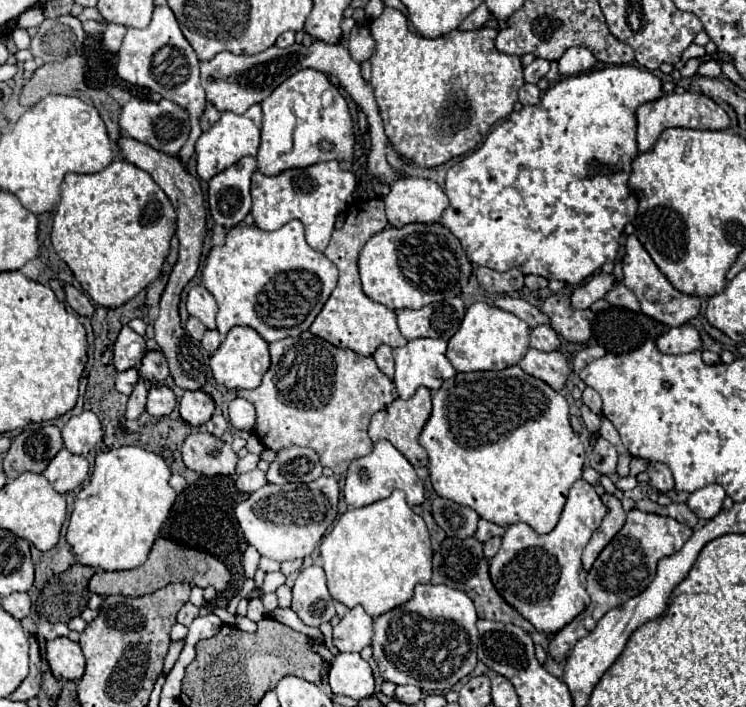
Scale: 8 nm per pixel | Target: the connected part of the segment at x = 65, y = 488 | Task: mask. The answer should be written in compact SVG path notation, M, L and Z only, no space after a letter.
M61 449L53 461L43 471L53 489L61 495L77 489L89 475L89 461L81 455L73 455L67 449Z

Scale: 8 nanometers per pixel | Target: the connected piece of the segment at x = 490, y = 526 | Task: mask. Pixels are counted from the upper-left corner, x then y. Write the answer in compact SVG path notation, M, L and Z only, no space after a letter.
M479 519L479 529L477 529L477 539L481 543L487 543L491 537L497 537L497 535L503 535L505 533L505 527L499 527L491 521L485 521L485 519Z

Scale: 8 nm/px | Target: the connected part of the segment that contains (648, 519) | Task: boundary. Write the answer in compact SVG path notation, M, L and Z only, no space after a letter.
M631 509L627 513L627 523L623 529L613 537L613 541L601 551L597 561L593 563L593 569L587 573L587 593L591 597L591 603L587 609L575 617L565 629L561 629L549 645L549 655L557 661L565 657L579 639L589 635L597 621L611 609L619 607L627 599L643 593L649 583L657 575L657 563L663 557L675 555L681 551L681 547L687 543L687 539L693 535L693 529L689 525L683 525L671 517L661 517L653 513L643 513L639 509Z

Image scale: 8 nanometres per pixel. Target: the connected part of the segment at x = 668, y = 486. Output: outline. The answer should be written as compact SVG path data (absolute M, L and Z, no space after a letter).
M649 463L649 483L651 487L655 487L661 493L669 493L673 489L673 475L669 471L667 465L663 463Z

